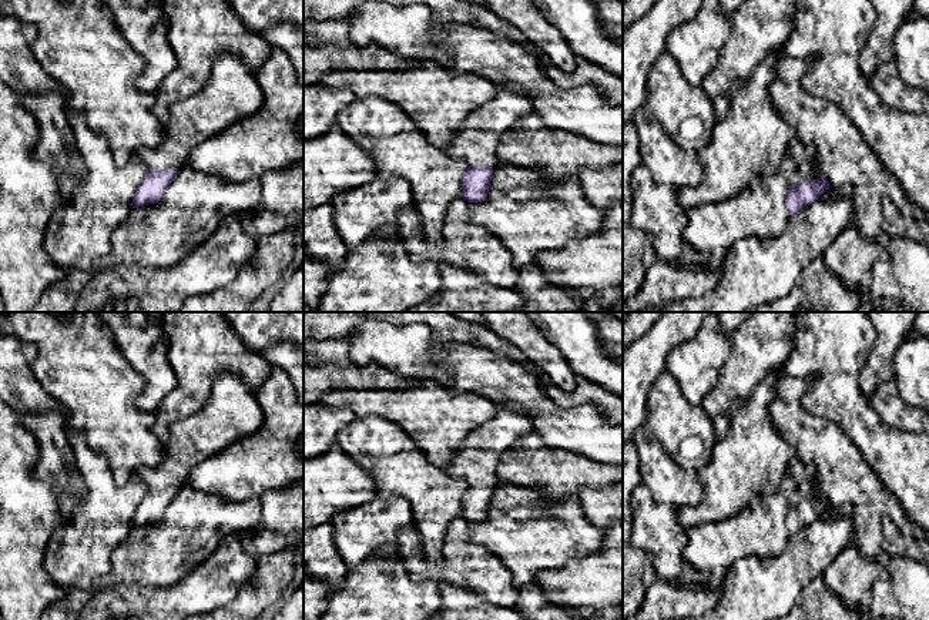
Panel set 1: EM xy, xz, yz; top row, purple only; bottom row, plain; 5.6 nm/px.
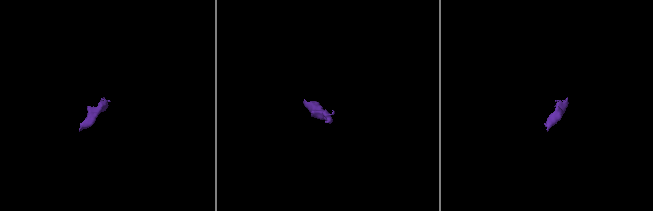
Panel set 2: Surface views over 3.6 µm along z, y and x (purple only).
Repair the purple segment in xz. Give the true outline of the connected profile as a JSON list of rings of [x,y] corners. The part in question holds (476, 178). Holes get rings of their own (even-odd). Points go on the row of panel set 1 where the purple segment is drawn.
[[[464,164],[462,175],[462,198],[467,202],[486,201],[492,177],[492,167]]]

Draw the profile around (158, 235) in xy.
[[[187,165],[177,171],[158,202],[133,208],[111,235],[111,251],[101,261],[101,269],[120,265],[168,269],[187,258],[207,241],[229,214],[252,211],[261,207],[261,181],[232,182],[202,174]]]

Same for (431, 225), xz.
[[[355,98],[339,110],[335,125],[375,158],[380,175],[399,177],[412,185],[413,201],[423,218],[423,237],[430,242],[439,242],[449,202],[462,197],[464,164],[433,145],[413,118],[382,98]]]

